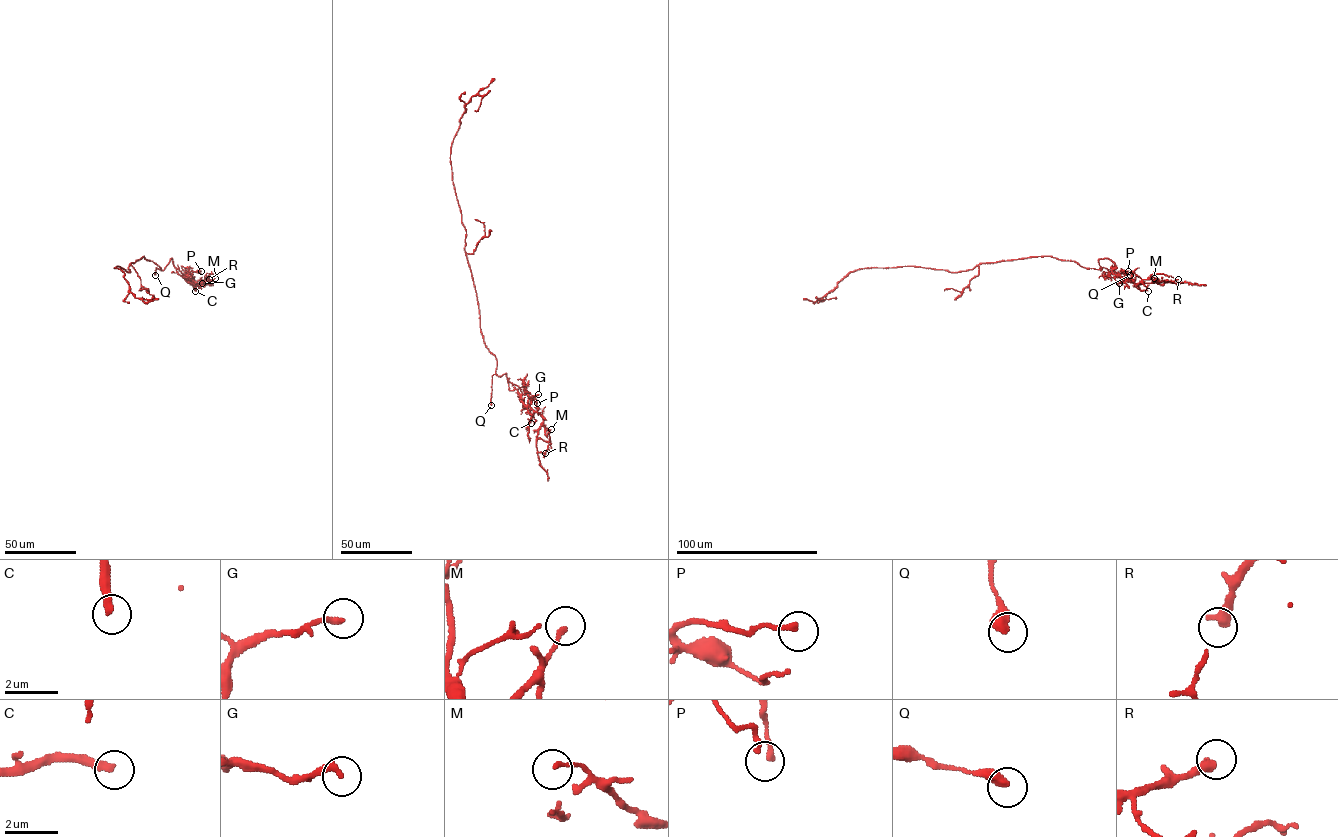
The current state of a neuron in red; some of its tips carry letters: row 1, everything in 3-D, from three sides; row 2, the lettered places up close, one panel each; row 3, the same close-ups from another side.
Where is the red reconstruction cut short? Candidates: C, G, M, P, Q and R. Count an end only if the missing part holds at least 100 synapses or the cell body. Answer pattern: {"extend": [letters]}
{"extend": ["C"]}

